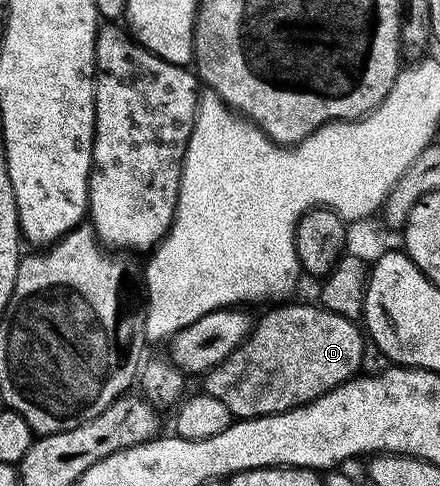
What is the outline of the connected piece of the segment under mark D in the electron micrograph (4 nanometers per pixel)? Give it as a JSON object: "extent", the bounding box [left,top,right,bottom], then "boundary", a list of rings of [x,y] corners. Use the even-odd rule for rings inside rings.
{"extent":[203,303,366,420],"boundary":[[[292,303],[272,306],[257,324],[255,321],[244,343],[239,344],[223,362],[203,377],[203,391],[218,398],[218,402],[226,406],[229,417],[249,420],[255,416],[269,416],[296,408],[300,404],[309,404],[322,394],[334,390],[339,384],[345,384],[361,371],[366,336],[361,325],[360,328],[356,325],[355,319],[339,316],[337,312],[329,312],[327,308],[315,303]]]}

